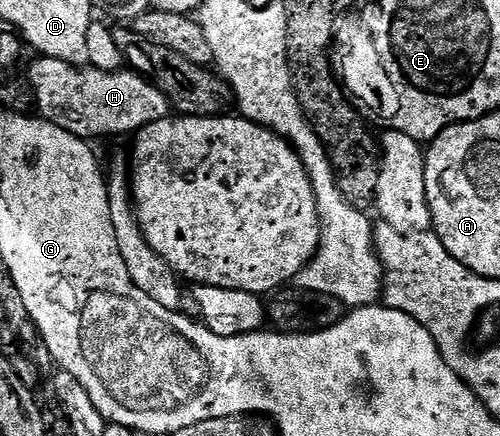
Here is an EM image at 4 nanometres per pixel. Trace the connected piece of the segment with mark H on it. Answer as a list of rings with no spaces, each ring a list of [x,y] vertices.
[[[50,56],[37,58],[33,69],[28,69],[27,80],[36,111],[42,117],[56,117],[55,123],[82,138],[117,136],[120,132],[136,134],[157,120],[170,115],[169,99],[132,70],[104,72],[92,66],[78,66]]]

